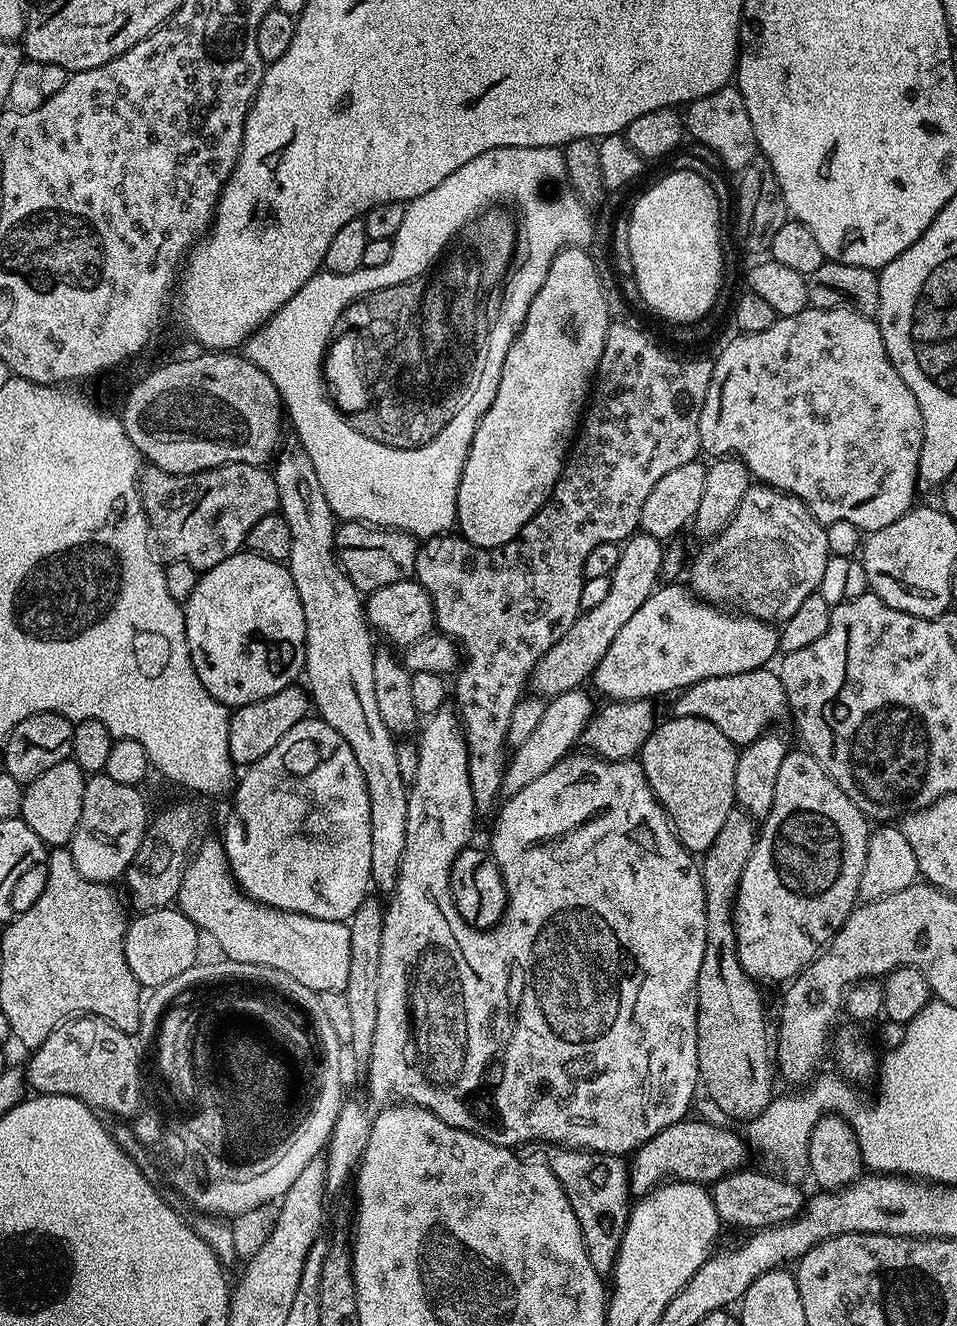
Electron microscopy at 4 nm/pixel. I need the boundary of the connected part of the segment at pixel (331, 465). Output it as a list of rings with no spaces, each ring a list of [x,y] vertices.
[[[363,267],[350,274],[321,270],[268,319],[266,330],[276,338],[278,364],[284,368],[282,404],[292,411],[299,443],[307,449],[310,462],[314,462],[318,486],[322,486],[322,494],[326,494],[337,521],[359,520],[377,528],[409,532],[417,538],[439,536],[456,524],[458,486],[478,422],[488,409],[484,399],[473,399],[473,404],[461,408],[459,405],[448,417],[444,436],[436,444],[428,444],[424,452],[388,452],[388,448],[363,440],[346,427],[320,392],[320,352],[324,351],[330,330],[352,296],[367,288],[380,288],[383,279],[381,268]]]

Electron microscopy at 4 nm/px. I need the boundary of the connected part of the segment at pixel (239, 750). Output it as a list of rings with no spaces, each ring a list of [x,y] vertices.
[[[295,684],[266,699],[259,699],[258,702],[248,703],[244,707],[235,709],[229,715],[228,722],[228,749],[233,763],[247,768],[254,762],[260,761],[297,722],[307,717],[308,708],[310,710],[307,691]]]

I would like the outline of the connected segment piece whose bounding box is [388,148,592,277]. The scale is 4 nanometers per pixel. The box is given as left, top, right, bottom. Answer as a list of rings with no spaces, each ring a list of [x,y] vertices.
[[[495,148],[470,158],[466,166],[458,166],[434,190],[407,201],[406,218],[402,218],[402,226],[391,240],[388,265],[392,274],[409,275],[424,269],[429,260],[440,260],[440,251],[456,235],[459,237],[484,208],[506,203],[517,204],[524,211],[522,240],[524,244],[532,240],[532,252],[546,252],[553,260],[561,248],[584,248],[592,240],[589,209],[572,191],[560,148]]]

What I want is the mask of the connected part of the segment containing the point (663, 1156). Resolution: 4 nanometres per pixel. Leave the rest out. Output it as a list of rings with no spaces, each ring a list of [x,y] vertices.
[[[685,1118],[666,1126],[654,1138],[631,1153],[628,1164],[628,1186],[633,1197],[651,1192],[657,1184],[674,1180],[688,1180],[692,1184],[711,1186],[716,1181],[743,1169],[748,1160],[749,1145],[745,1137],[731,1132],[728,1126],[711,1124],[703,1118]]]

